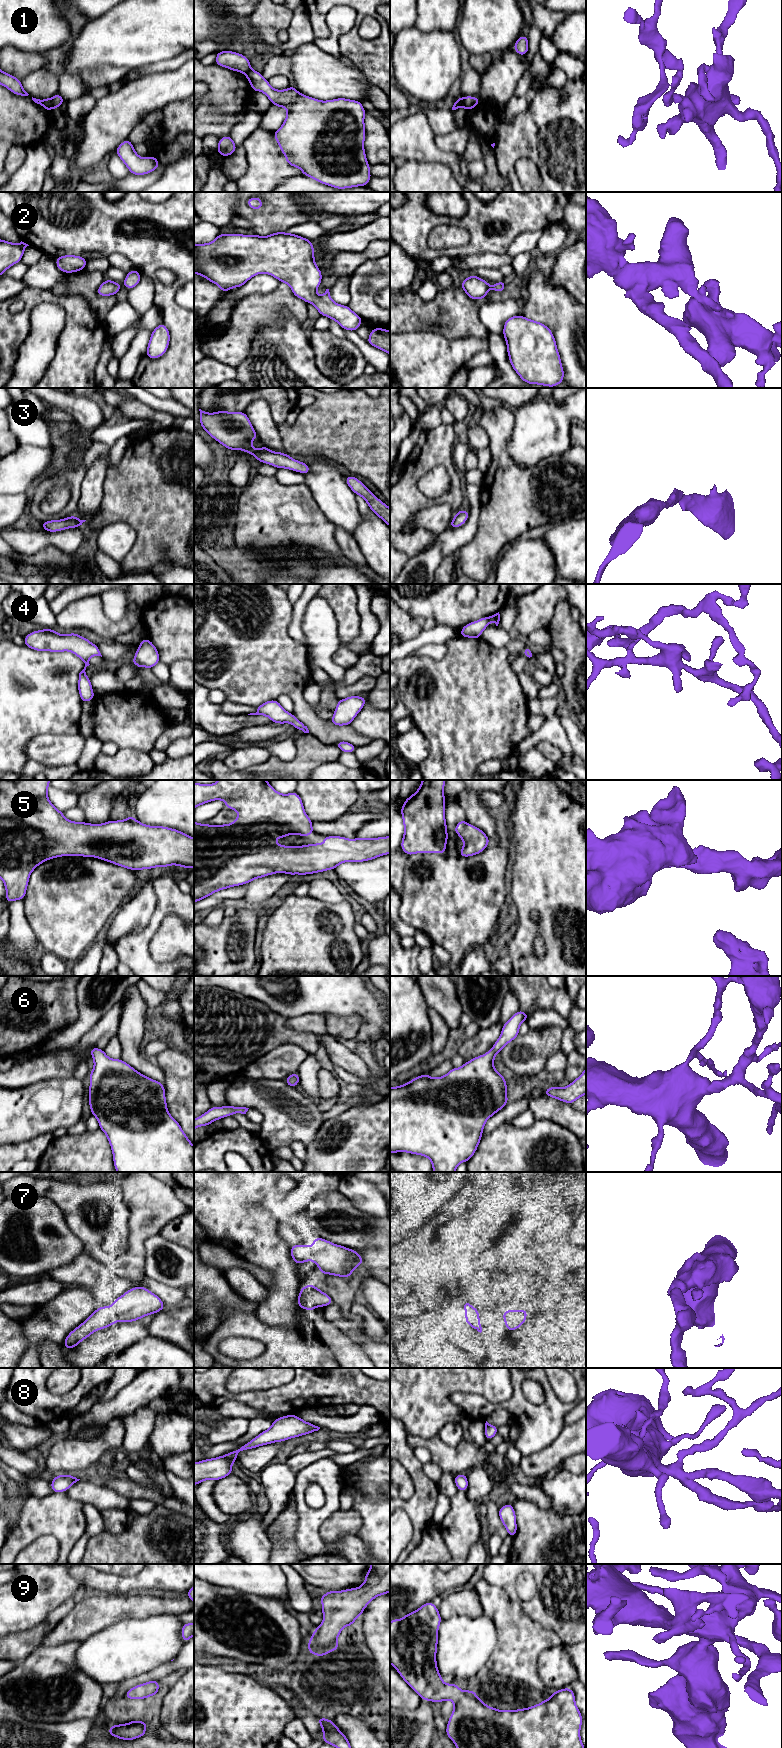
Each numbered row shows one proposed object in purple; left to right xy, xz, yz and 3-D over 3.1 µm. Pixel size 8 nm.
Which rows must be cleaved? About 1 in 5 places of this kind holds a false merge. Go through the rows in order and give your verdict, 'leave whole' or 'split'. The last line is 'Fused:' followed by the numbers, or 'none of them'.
1: split
2: leave whole
3: leave whole
4: leave whole
5: leave whole
6: leave whole
7: leave whole
8: leave whole
9: leave whole
Fused: 1

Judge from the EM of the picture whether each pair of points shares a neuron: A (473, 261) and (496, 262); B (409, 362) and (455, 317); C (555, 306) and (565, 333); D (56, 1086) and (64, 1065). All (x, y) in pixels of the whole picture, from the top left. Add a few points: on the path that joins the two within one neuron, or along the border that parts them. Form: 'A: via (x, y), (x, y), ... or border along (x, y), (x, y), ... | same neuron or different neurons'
A: via (479, 261), (490, 261) | same neuron
B: border along (414, 331), (438, 332) | different neurons
C: via (561, 313), (565, 317), (565, 326) | same neuron
D: border along (72, 1076), (51, 1077), (36, 1083) | different neurons

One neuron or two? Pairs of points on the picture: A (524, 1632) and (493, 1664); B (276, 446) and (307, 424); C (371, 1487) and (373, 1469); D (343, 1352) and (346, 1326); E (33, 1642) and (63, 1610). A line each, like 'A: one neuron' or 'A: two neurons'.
A: one neuron
B: two neurons
C: one neuron
D: two neurons
E: one neuron

